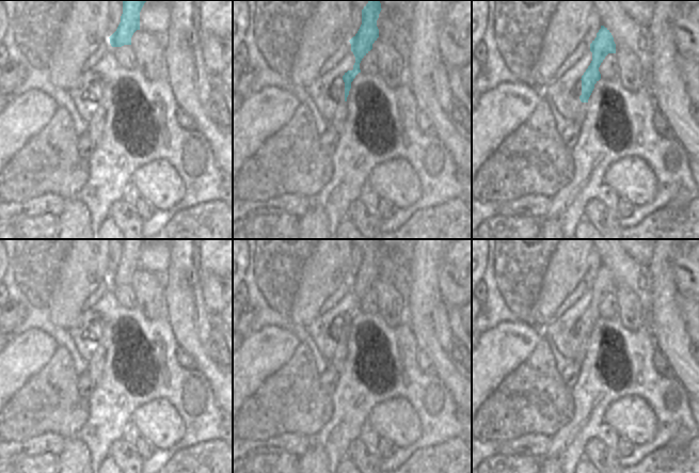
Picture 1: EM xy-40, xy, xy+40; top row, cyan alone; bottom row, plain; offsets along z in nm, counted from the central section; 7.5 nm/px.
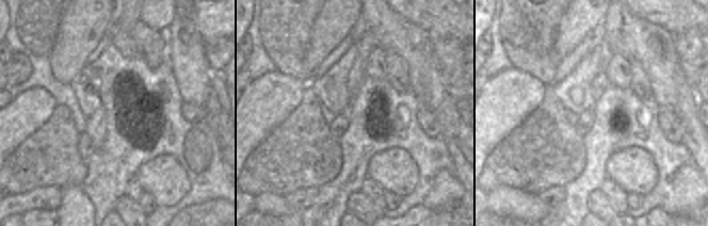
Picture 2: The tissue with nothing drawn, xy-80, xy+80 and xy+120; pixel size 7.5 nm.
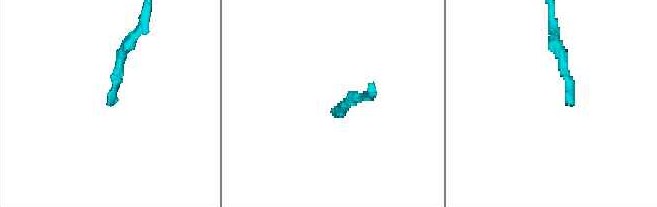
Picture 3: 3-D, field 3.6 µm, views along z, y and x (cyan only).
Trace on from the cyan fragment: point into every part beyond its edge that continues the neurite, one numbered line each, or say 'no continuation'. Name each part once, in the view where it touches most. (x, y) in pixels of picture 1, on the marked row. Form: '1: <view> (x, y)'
1: xy+40 (581, 115).

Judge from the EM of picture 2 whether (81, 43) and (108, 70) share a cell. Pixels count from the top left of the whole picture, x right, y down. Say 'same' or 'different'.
different

